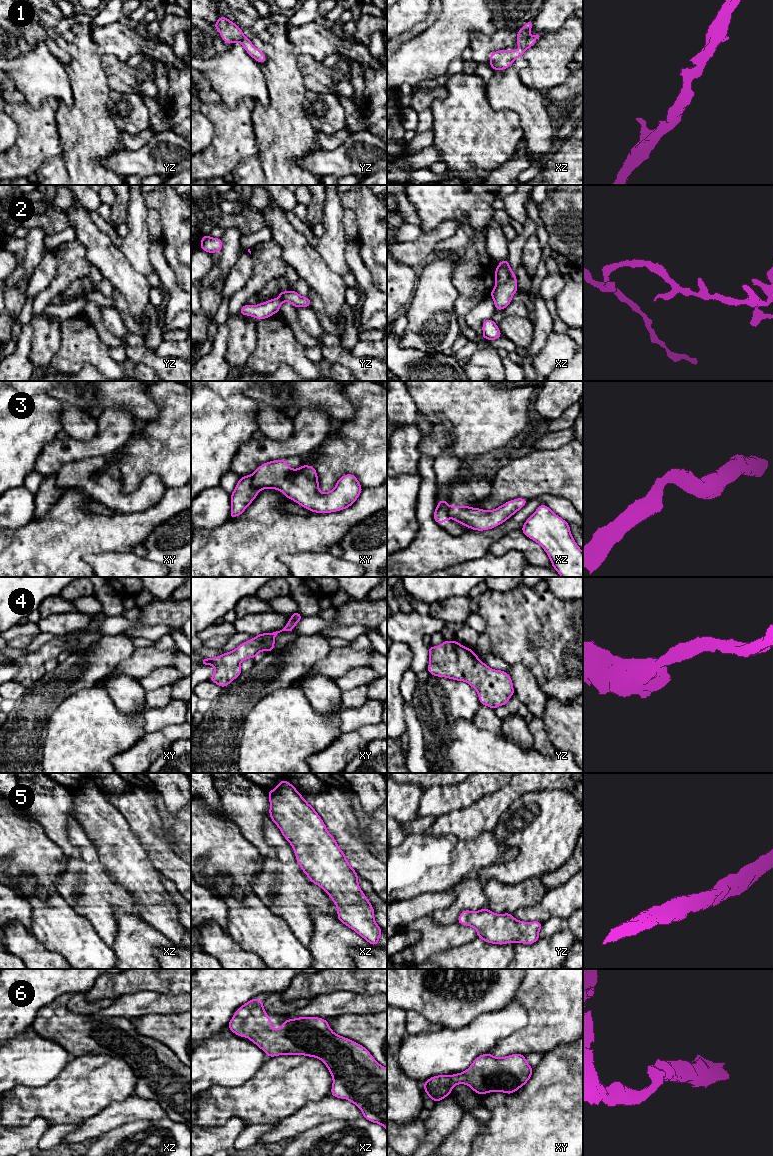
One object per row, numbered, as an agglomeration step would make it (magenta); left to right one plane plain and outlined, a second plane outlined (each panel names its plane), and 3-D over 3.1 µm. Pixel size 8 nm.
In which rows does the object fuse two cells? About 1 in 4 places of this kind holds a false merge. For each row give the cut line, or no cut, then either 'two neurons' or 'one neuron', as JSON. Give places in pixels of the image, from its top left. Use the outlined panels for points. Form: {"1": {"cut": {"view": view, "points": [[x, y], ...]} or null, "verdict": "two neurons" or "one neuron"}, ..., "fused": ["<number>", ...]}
{"1": {"cut": null, "verdict": "one neuron"}, "2": {"cut": {"view": "xz", "points": [[498, 264], [505, 269], [508, 275], [508, 279], [501, 284]]}, "verdict": "two neurons"}, "3": {"cut": {"view": "xy", "points": [[251, 475], [253, 485], [260, 490]]}, "verdict": "two neurons"}, "4": {"cut": null, "verdict": "one neuron"}, "5": {"cut": null, "verdict": "one neuron"}, "6": {"cut": null, "verdict": "one neuron"}, "fused": ["2", "3"]}

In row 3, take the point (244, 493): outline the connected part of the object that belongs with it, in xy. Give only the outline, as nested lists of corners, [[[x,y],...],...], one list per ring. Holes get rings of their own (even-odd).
[[[252,475],[240,477],[234,491],[231,493],[230,518],[243,514],[245,509],[258,495],[260,490],[253,486],[252,479]]]

